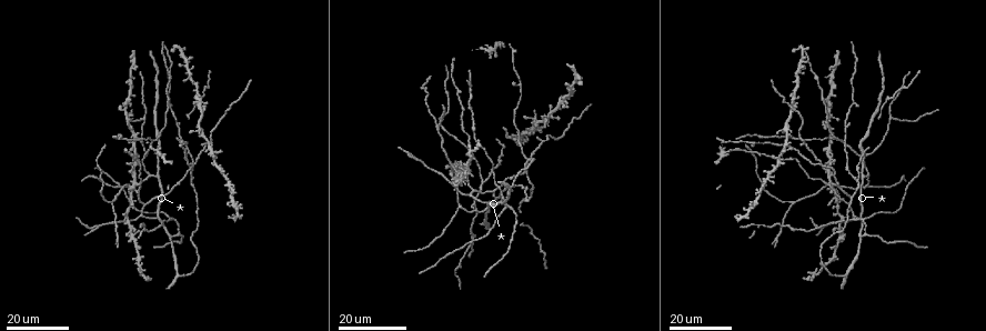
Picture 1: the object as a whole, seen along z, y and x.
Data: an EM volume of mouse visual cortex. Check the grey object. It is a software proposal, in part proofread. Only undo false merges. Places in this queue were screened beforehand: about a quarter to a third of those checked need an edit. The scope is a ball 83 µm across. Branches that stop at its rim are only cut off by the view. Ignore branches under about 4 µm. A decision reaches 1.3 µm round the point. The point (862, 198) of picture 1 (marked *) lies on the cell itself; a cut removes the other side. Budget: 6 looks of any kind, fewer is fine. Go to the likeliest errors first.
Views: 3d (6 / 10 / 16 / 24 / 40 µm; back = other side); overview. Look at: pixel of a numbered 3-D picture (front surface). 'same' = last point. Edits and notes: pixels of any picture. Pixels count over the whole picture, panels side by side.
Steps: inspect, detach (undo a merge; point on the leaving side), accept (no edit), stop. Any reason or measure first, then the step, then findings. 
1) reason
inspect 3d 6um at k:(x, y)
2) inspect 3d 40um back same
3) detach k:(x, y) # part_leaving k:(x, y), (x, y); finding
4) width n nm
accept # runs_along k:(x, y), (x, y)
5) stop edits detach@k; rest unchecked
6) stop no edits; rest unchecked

three arms meet
inspect 3d 16um at 1:(190, 182)

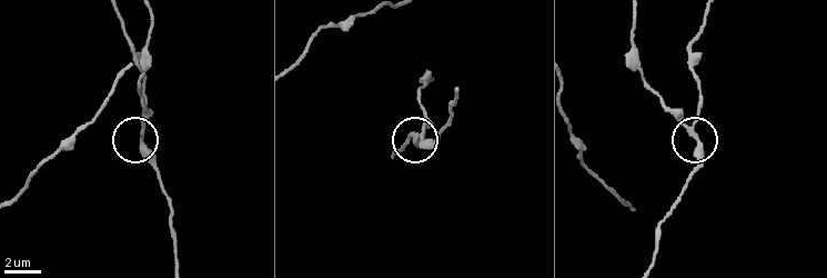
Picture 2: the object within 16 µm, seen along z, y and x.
inspect 3d 10um at 2:(424, 138)

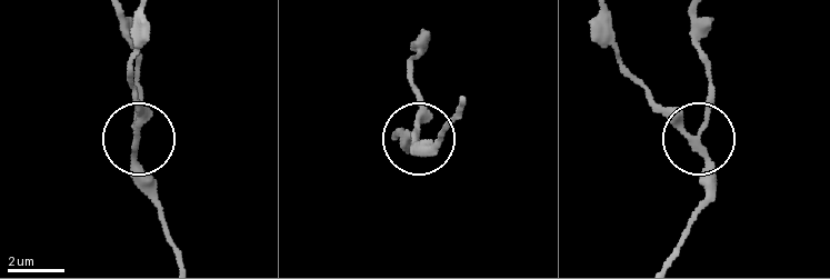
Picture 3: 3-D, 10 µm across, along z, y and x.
side_arm 14 um
accept # runs_along 3:(664, 260), (704, 189), (700, 131), (712, 62); continuous, no second cell

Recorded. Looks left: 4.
side arm on a straight run
inspect 3d 16um at 1:(854, 103)

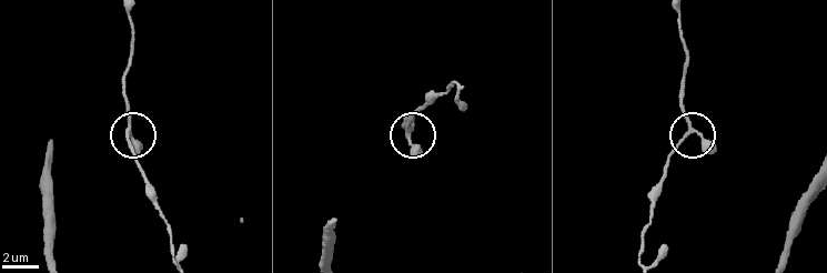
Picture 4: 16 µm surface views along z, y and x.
inspect 3d 6um at 4:(406, 133)

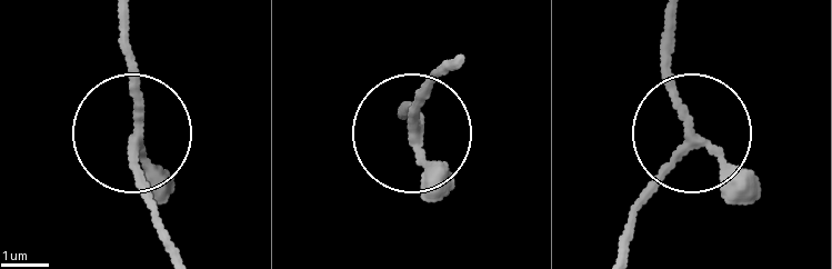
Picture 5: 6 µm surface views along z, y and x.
width 160 nm
accept # runs_along 5:(171, 247), (136, 151), (127, 11); all the same cell

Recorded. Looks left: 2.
inspect 3d 16um at 1:(462, 206)

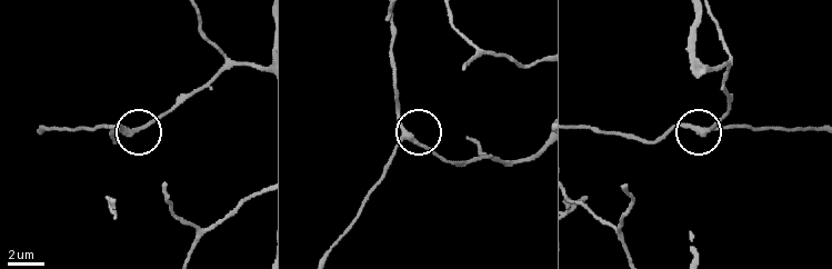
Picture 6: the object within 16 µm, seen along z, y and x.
inspect 3d 6um at 6:(404, 132)

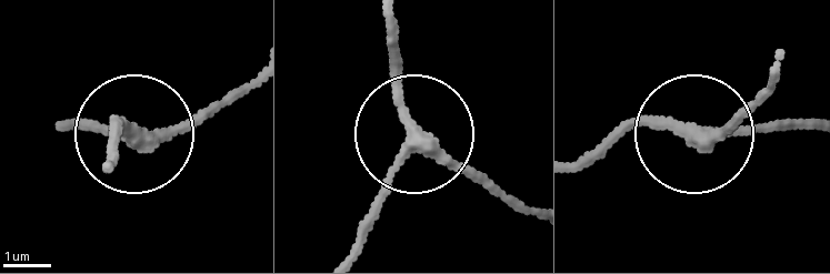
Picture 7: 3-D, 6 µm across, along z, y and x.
width 260 nm
accept # runs_along 7:(530, 213), (414, 138), (351, 250); one cell here

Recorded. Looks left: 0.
stop no edits; rest unchecked

